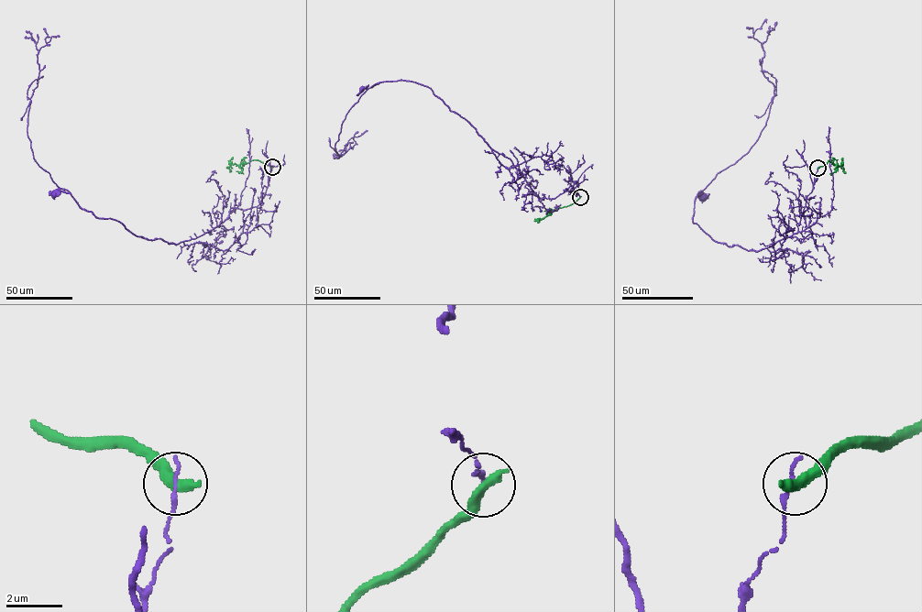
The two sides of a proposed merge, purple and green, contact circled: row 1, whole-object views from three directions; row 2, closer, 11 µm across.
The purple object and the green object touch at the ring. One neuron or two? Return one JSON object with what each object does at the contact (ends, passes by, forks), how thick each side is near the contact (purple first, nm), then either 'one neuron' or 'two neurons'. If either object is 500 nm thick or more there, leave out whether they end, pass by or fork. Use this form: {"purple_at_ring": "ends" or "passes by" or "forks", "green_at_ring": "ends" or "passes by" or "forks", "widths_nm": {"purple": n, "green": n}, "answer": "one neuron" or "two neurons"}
{"purple_at_ring": "ends", "green_at_ring": "ends", "widths_nm": {"purple": 160, "green": 480}, "answer": "two neurons"}

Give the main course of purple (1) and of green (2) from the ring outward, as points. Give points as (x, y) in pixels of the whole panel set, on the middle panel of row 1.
1: (580, 196), (570, 185), (554, 199), (540, 198), (510, 158), (492, 149), (427, 86), (399, 80), (362, 89)
2: (580, 197), (572, 203), (538, 219), (537, 223)

